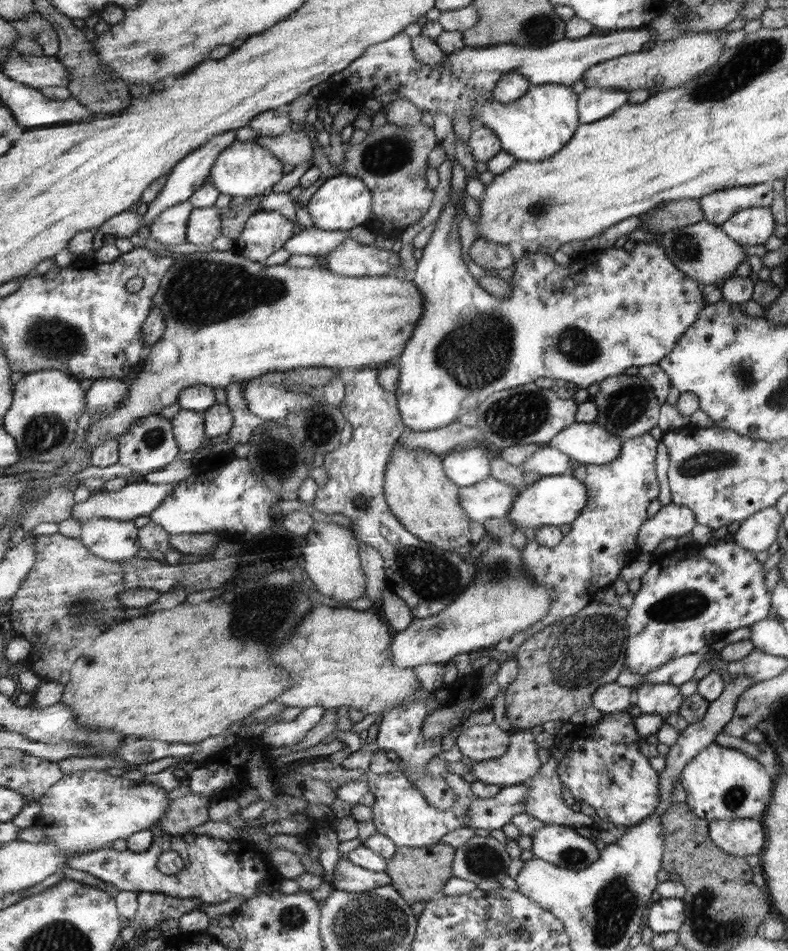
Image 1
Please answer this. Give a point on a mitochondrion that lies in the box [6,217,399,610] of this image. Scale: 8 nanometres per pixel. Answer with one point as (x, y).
(205, 290)

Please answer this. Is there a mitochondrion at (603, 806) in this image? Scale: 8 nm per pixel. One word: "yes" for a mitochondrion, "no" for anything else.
no

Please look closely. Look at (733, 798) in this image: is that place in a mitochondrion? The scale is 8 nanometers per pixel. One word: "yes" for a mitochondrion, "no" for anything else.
yes

